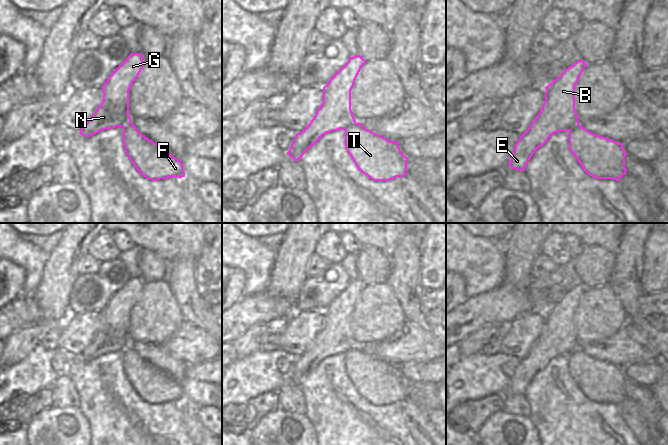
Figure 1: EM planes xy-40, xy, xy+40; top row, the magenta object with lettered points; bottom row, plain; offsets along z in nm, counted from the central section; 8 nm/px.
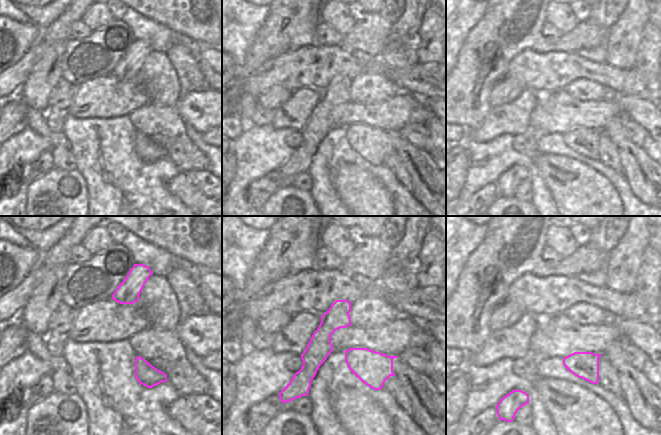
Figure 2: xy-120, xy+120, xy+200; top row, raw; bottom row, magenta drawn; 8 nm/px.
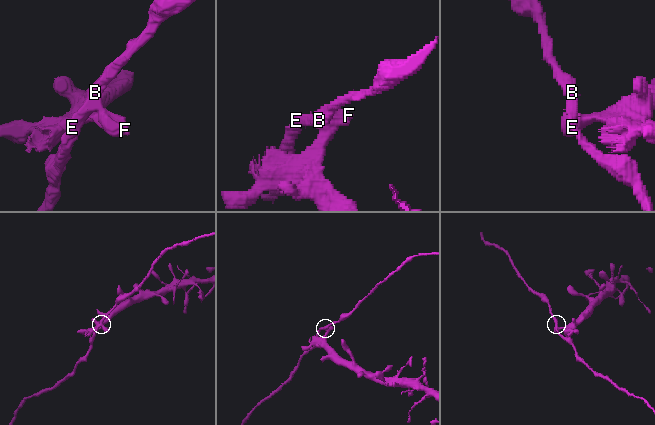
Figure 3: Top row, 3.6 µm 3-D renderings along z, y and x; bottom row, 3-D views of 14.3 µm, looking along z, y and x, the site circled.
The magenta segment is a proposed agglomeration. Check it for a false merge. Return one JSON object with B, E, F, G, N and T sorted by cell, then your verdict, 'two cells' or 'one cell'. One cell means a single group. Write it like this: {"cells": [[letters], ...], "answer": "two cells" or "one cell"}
{"cells": [["B", "E", "G", "N"], ["F", "T"]], "answer": "two cells"}

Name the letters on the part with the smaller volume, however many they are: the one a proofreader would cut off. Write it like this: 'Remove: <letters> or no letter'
Remove: B, E, G, N

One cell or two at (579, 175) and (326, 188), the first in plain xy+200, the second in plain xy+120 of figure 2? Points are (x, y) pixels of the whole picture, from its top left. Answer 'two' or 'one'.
two

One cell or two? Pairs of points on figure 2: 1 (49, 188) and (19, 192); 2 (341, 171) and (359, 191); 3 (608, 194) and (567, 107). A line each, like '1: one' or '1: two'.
1: two
2: one
3: two

